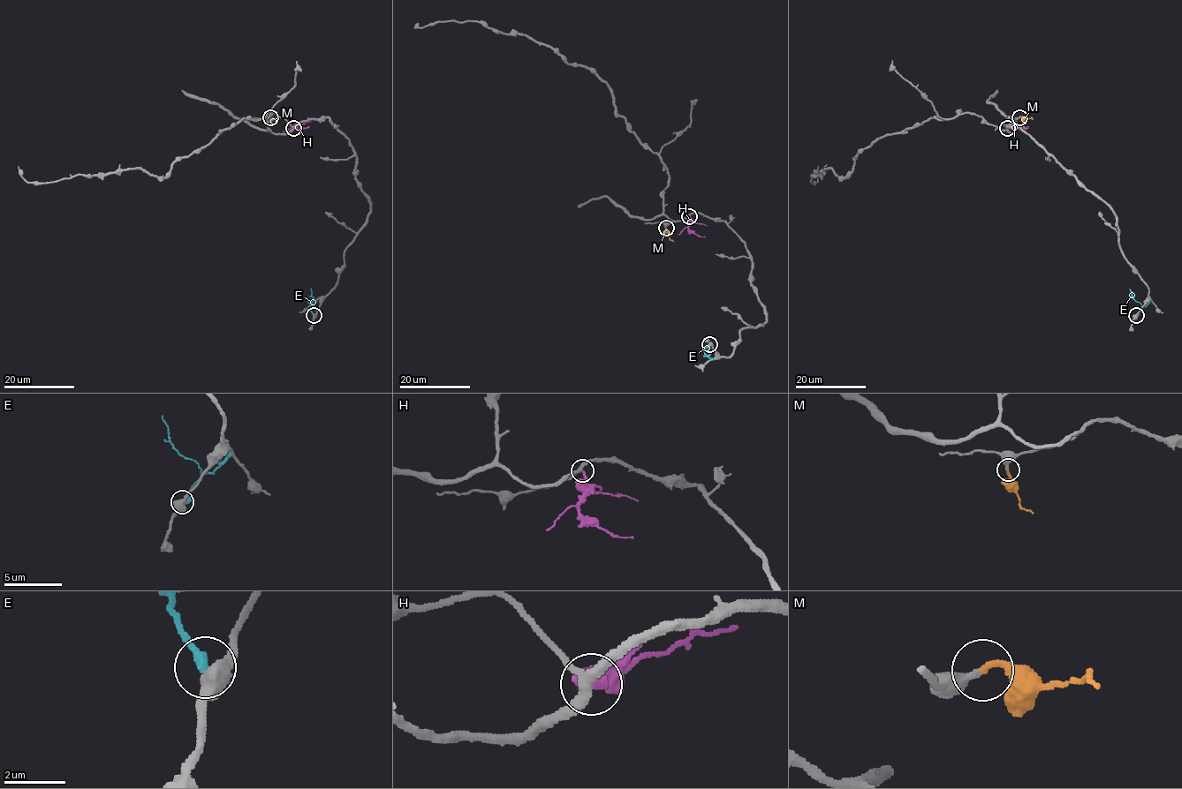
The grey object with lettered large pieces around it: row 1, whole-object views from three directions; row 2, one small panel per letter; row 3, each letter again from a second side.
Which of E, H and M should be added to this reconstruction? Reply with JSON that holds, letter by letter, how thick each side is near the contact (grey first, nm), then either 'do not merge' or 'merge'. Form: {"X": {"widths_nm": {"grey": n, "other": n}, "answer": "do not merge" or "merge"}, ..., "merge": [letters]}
{"E": {"widths_nm": {"grey": 600, "other": 400}, "answer": "do not merge"}, "H": {"widths_nm": {"grey": 280, "other": 240}, "answer": "do not merge"}, "M": {"widths_nm": {"grey": 320, "other": 220}, "answer": "merge"}, "merge": ["M"]}

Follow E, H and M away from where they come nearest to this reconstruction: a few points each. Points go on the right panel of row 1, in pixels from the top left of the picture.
E: (1136, 315), (1141, 306), (1134, 300), (1130, 289)
H: (1007, 127), (1028, 126)
M: (1019, 116), (1033, 119)

